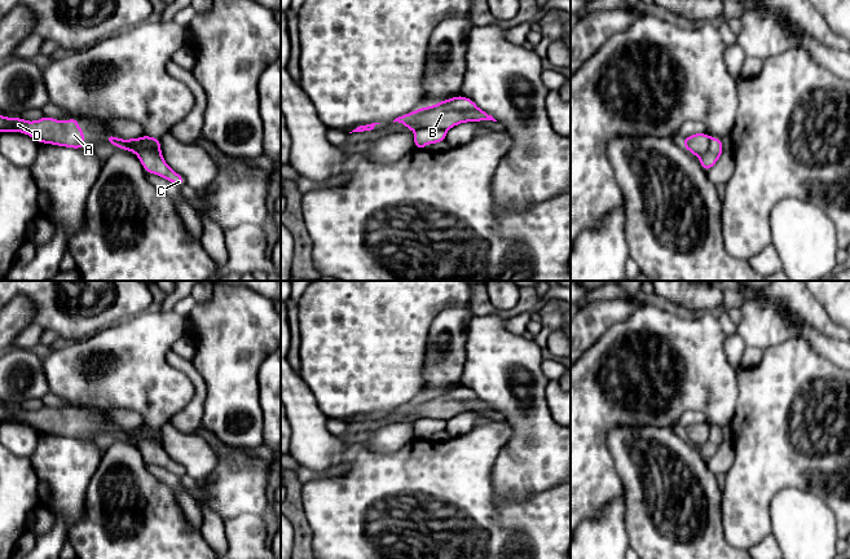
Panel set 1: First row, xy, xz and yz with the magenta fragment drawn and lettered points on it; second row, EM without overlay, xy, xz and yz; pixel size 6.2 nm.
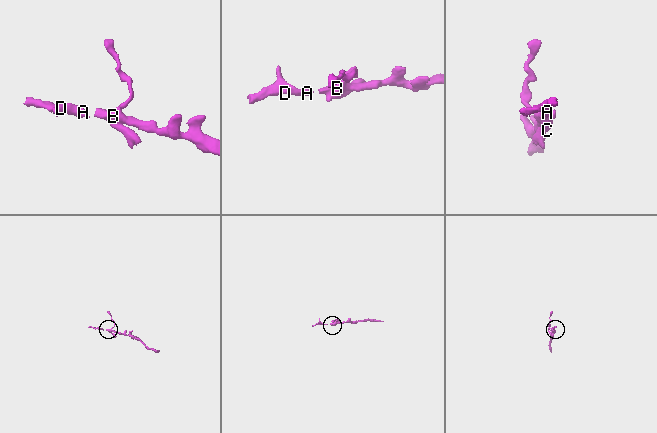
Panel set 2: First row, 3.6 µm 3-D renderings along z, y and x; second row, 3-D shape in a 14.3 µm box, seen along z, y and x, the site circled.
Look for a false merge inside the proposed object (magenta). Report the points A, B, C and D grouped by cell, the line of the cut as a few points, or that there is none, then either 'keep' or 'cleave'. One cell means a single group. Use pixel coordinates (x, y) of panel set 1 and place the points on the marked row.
groups A B D / C; cut xy (128, 150), (133, 149), (137, 144), (144, 144), (161, 154); cleave

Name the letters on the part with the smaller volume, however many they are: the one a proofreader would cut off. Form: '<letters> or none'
C

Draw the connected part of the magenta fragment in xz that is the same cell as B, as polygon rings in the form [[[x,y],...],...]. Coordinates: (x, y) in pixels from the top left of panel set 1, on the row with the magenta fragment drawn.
[[[457,96],[437,102],[433,106],[420,107],[404,114],[393,120],[404,124],[406,129],[437,128],[448,131],[454,126],[468,122],[493,120],[486,111],[480,110],[477,105],[464,96]]]

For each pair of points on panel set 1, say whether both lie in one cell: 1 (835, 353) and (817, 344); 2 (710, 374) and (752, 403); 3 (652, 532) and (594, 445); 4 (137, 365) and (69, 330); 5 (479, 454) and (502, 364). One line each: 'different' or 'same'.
1: same
2: different
3: different
4: different
5: different

